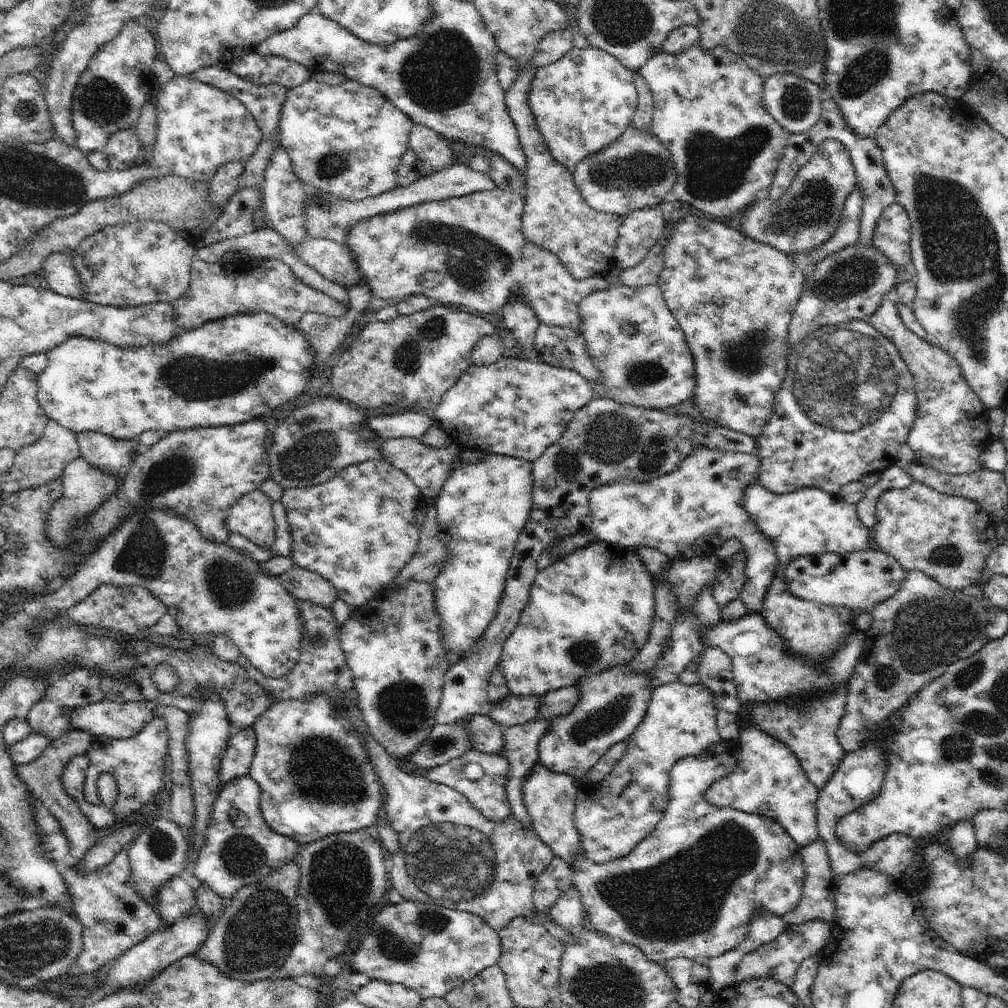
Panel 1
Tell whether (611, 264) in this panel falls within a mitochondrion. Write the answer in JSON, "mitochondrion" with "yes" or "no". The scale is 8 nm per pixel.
{"mitochondrion":"no"}

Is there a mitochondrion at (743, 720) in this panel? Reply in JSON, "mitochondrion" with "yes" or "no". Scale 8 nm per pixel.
{"mitochondrion":"no"}

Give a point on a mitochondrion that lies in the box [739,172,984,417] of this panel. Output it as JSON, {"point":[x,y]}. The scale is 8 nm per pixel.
{"point":[810,208]}

